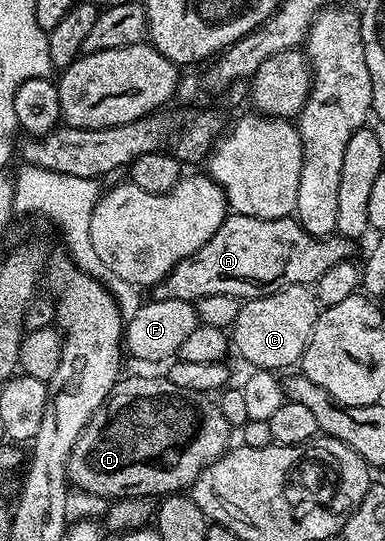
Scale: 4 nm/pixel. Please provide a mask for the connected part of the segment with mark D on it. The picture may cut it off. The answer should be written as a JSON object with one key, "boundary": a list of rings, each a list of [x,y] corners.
{"boundary":[[[131,375],[127,379],[126,376],[120,378],[119,382],[113,385],[109,397],[99,406],[97,413],[93,413],[93,417],[89,421],[89,425],[81,433],[81,437],[77,437],[77,445],[73,445],[73,453],[70,459],[67,460],[67,477],[72,488],[88,491],[108,501],[138,499],[140,497],[162,497],[164,495],[183,493],[190,488],[196,477],[205,468],[213,465],[213,461],[217,461],[229,450],[233,443],[231,435],[233,435],[233,429],[229,425],[229,421],[225,421],[218,402],[214,398],[208,397],[204,392],[177,389],[177,385],[173,385],[166,377],[154,379],[151,375]]]}

